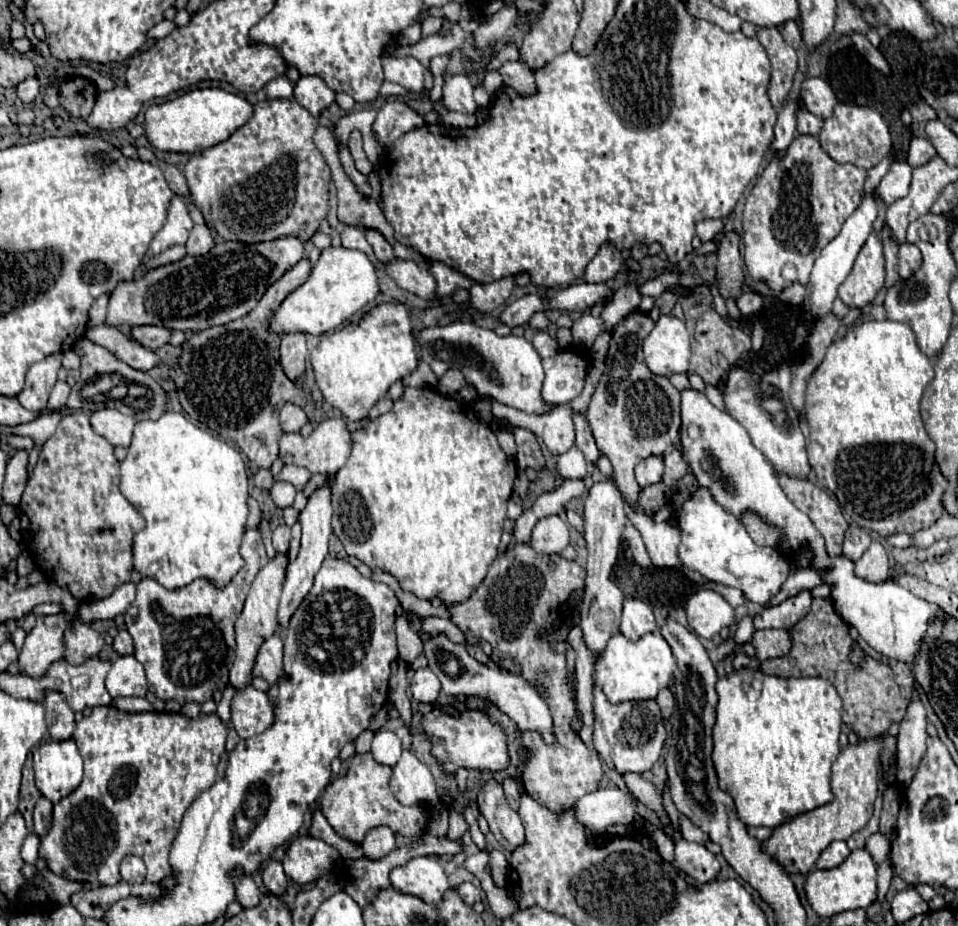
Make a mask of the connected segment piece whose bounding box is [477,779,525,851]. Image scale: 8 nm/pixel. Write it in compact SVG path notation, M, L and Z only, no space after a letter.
M489 779L481 785L481 789L477 793L477 803L479 803L481 815L487 819L489 829L495 835L495 839L507 851L513 851L515 847L519 847L521 841L525 839L519 813L509 807L509 803L503 795L503 787L495 779Z

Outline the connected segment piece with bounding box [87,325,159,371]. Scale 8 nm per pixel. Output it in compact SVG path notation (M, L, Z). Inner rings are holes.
M107 325L91 327L87 331L87 339L109 349L113 355L117 355L121 361L125 361L133 369L149 371L159 363L155 351L149 351L143 345L137 345L117 327L107 327Z

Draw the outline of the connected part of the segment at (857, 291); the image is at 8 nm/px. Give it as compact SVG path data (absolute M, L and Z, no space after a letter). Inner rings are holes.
M871 233L865 241L853 271L839 287L839 299L849 309L861 309L869 305L875 295L883 289L885 281L885 261L883 261L883 243L877 233Z

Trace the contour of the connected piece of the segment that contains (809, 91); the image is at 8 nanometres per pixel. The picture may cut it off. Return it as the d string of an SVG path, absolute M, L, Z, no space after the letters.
M807 77L801 87L801 97L805 109L821 119L831 117L833 107L837 105L837 97L831 85L821 77Z

